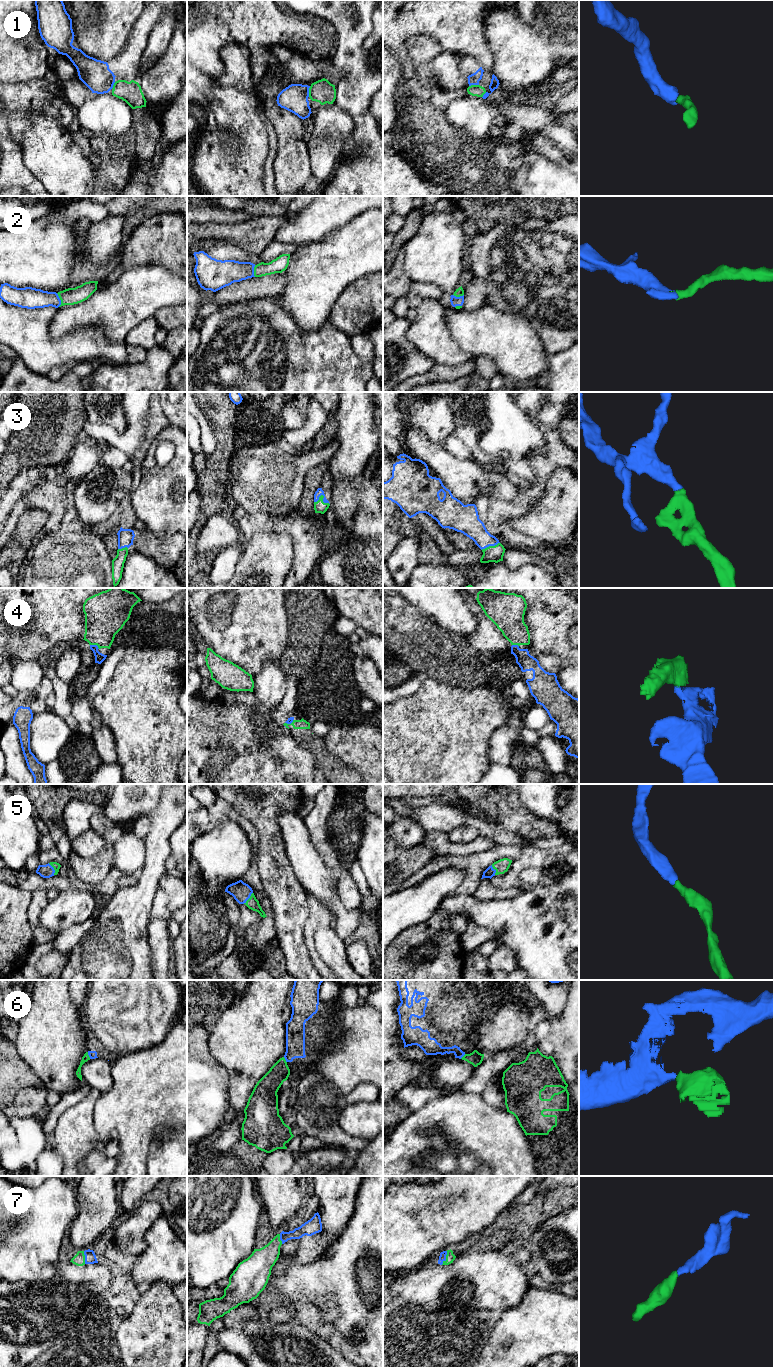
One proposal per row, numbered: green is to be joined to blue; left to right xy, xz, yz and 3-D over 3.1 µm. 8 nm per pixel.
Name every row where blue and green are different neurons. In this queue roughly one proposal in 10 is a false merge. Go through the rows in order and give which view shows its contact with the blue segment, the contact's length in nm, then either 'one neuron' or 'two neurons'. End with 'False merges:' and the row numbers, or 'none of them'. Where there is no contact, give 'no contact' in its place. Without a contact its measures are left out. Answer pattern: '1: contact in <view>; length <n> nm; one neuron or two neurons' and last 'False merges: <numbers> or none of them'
1: contact in xz; length 90 nm; one neuron
2: contact in xy; length 110 nm; one neuron
3: contact in xz; length 130 nm; one neuron
4: contact in xy; length 90 nm; one neuron
5: contact in xz; length 120 nm; one neuron
6: contact in xy; length 60 nm; one neuron
7: contact in yz; length 120 nm; one neuron
False merges: none of them

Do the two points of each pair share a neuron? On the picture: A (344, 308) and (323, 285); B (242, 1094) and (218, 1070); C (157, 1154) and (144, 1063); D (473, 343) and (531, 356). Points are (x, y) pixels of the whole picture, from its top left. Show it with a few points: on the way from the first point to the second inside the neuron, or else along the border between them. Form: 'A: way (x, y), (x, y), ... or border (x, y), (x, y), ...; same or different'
A: border (351, 282), (336, 300), (326, 321); different
B: border (216, 1061), (224, 1068), (227, 1074), (229, 1105); different
C: border (176, 1126), (157, 1130), (148, 1158); different
D: way (487, 343), (510, 343), (517, 350); same

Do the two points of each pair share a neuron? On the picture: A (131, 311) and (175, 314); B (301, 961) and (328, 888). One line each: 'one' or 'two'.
A: two
B: two

